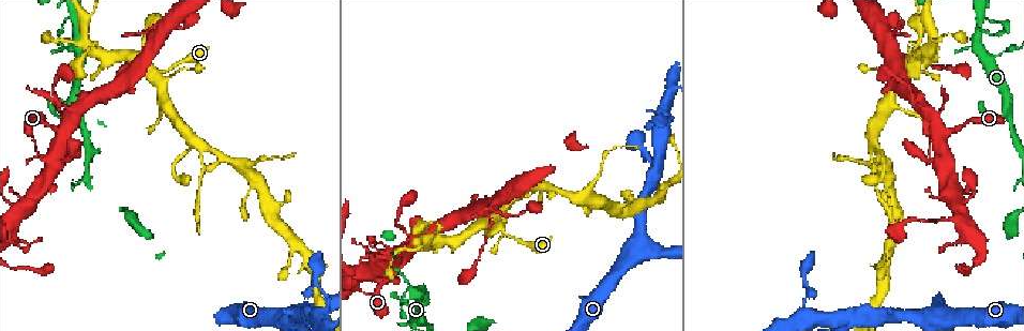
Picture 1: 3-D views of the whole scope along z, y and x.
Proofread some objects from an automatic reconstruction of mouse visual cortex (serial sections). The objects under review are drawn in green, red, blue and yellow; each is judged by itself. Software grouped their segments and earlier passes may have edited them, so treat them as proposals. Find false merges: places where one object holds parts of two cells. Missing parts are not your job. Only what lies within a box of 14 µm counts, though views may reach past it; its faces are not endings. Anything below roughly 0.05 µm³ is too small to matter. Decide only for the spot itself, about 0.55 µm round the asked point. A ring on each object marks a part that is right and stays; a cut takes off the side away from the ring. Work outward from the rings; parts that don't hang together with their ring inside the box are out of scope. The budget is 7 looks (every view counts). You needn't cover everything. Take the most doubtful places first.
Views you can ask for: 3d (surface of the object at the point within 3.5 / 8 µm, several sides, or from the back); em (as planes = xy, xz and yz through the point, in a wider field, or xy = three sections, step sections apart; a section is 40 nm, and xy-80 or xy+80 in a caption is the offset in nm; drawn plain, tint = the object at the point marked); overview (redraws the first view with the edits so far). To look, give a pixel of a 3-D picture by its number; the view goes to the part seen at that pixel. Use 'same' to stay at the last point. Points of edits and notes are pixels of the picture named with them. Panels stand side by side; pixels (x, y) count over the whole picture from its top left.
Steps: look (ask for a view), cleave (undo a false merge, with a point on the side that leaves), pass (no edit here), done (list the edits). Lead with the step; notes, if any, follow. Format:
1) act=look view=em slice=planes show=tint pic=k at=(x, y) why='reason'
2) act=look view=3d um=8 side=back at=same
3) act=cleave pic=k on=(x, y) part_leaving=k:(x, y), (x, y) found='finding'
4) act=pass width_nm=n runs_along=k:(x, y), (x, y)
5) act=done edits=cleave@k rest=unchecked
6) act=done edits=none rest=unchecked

act=look view=3d um=3.5 pic=1 at=(61, 132) why='four or more arms meet'

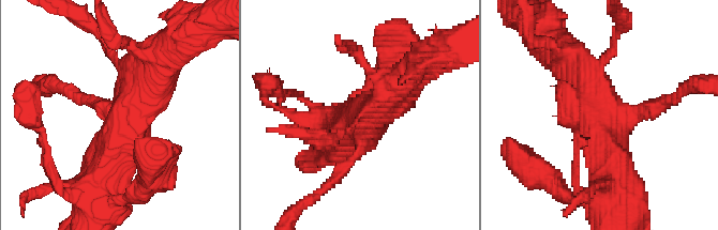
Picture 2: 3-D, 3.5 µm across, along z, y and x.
act=look view=em slice=planes show=tint pic=2 at=(367, 124) why='shape alone is not enough'

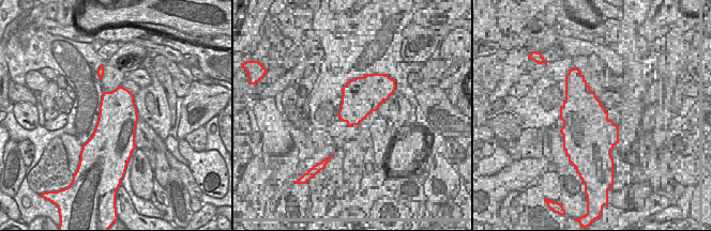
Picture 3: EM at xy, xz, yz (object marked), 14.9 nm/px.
act=pass runs_along=2:(334, 181), (400, 88) found='continuous, no second cell'

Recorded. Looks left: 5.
act=look view=3d um=3.5 side=back pic=1 at=(154, 41) why='two arms in line, one across'

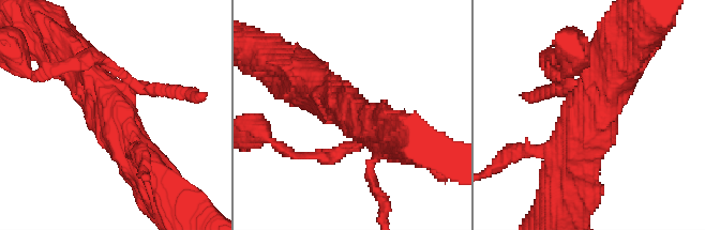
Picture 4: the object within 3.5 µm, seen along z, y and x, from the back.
act=look view=em slice=xy step=3 show=tint pic=4 at=(592, 114) why='shape alone is not enough'

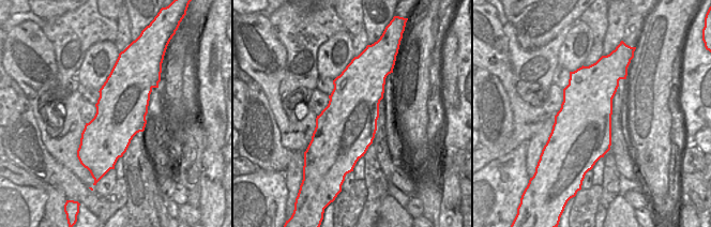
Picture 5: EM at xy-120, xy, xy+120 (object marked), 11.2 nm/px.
act=pass found='continuous, no second cell'

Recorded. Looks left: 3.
act=look view=3d um=3.5 pic=1 at=(520, 240) why='sudden change in width'

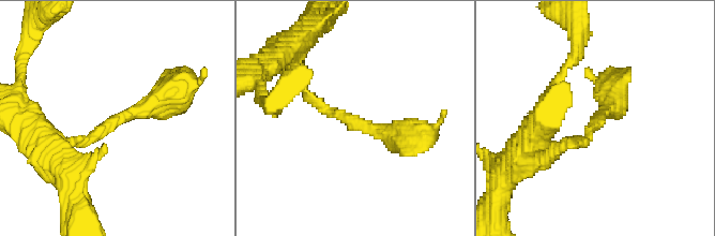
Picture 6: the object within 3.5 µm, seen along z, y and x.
act=look view=em slice=xy step=1 show=tint pic=6 at=(350, 122) arm_widths_nm=150,350

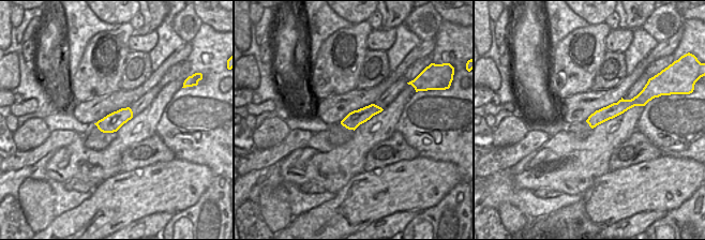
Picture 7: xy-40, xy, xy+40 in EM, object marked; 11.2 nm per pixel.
act=pass runs_along=6:(170, 91), (88, 141), (59, 147) found='one cell here'

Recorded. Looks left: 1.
act=done edits=none rest=unchecked

